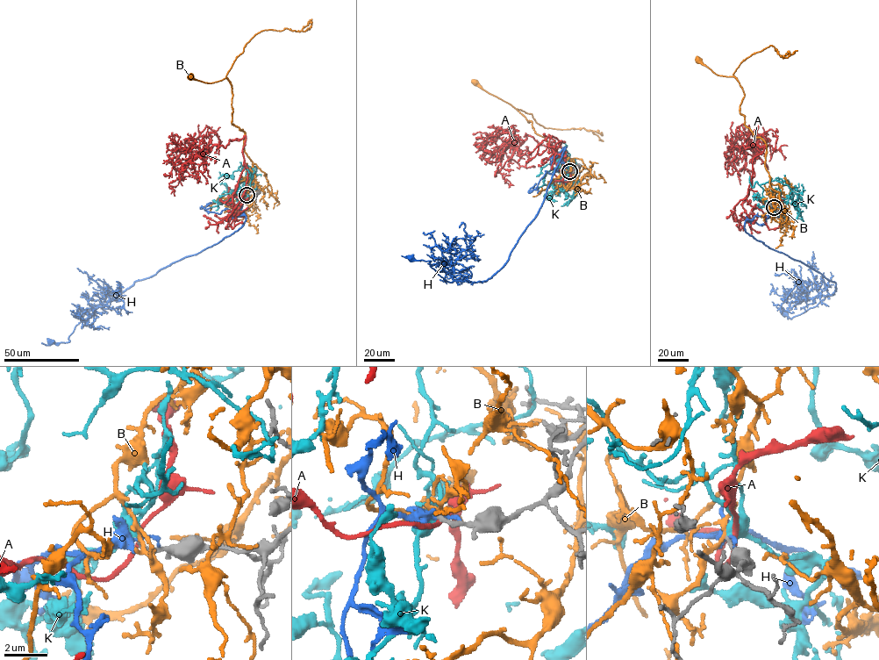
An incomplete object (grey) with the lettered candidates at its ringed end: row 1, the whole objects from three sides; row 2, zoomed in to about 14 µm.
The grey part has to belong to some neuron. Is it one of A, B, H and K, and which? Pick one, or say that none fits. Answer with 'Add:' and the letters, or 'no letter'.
Add: K

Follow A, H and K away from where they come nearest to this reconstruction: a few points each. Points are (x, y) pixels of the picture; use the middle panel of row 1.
A: (569, 172), (557, 168), (554, 142), (554, 149), (528, 135), (516, 148), (507, 142), (511, 160), (533, 166)
H: (569, 171), (561, 159), (565, 147), (538, 213), (492, 277), (448, 282), (431, 261), (411, 258)
K: (569, 171), (567, 151), (577, 180), (572, 187), (570, 182), (566, 191), (553, 192), (549, 197), (552, 197)

